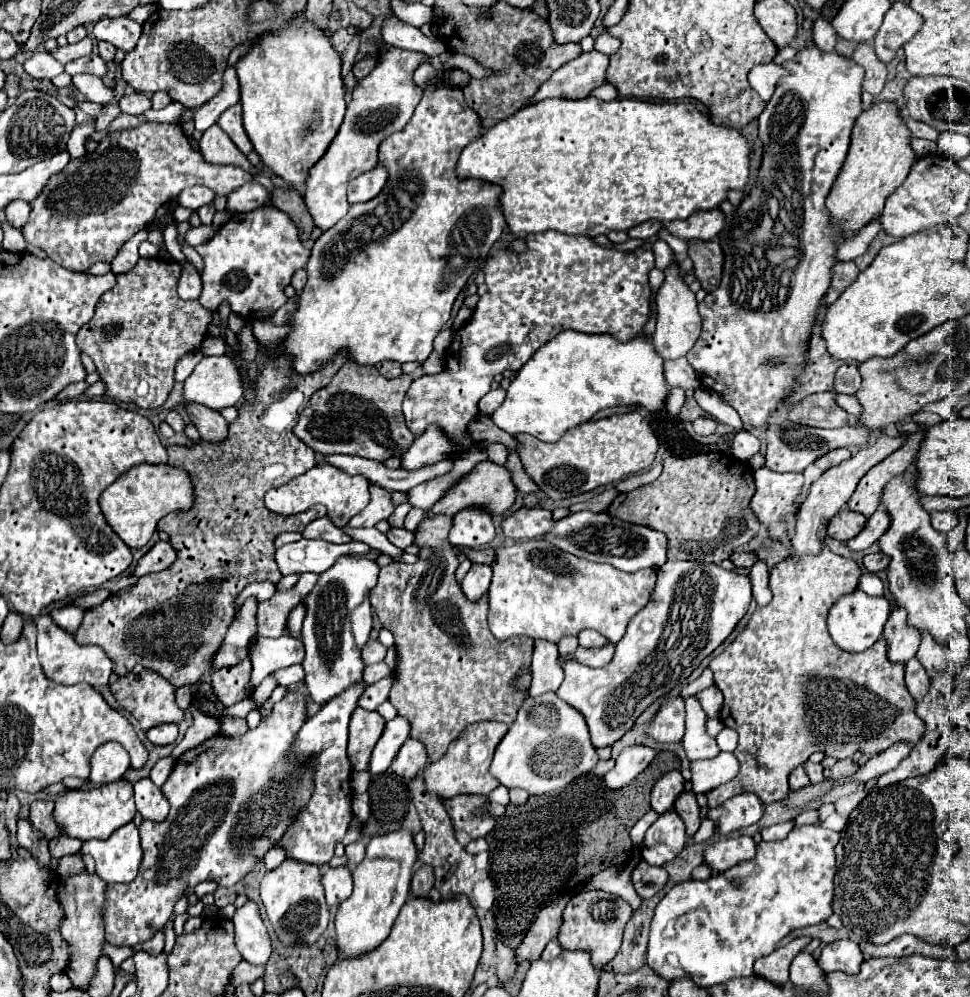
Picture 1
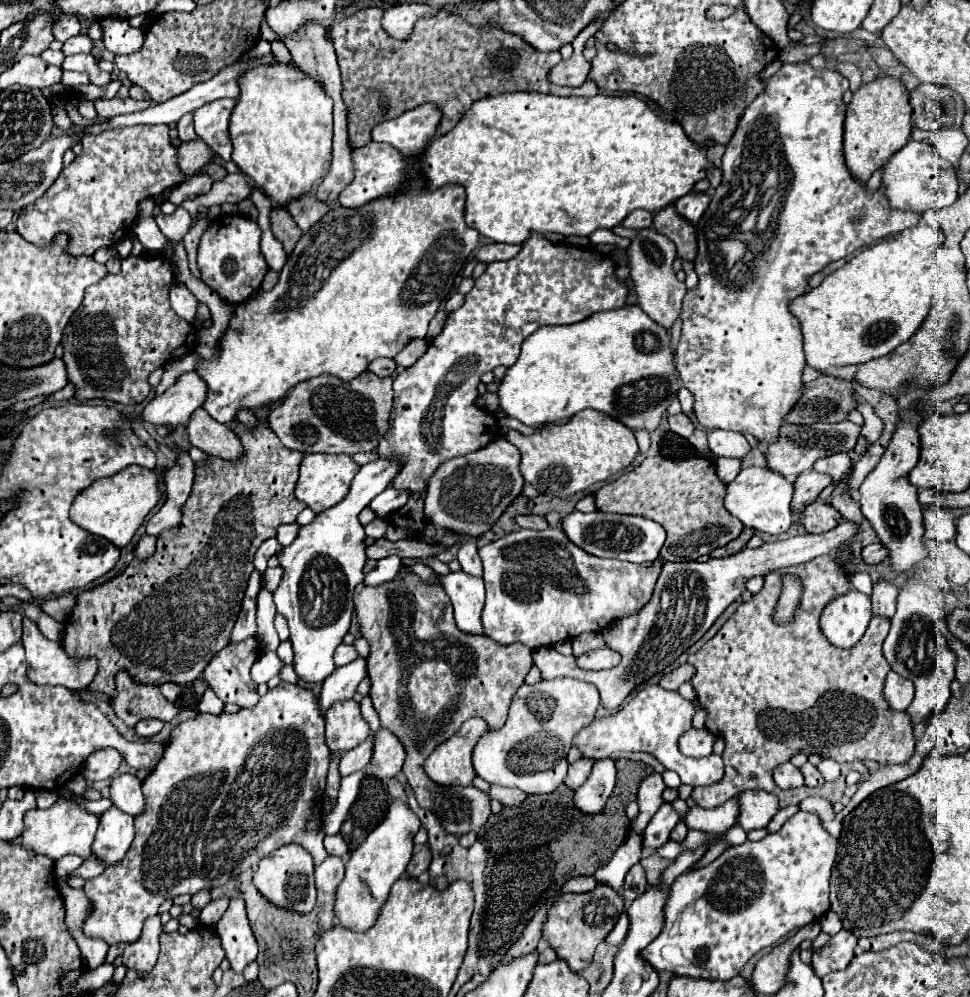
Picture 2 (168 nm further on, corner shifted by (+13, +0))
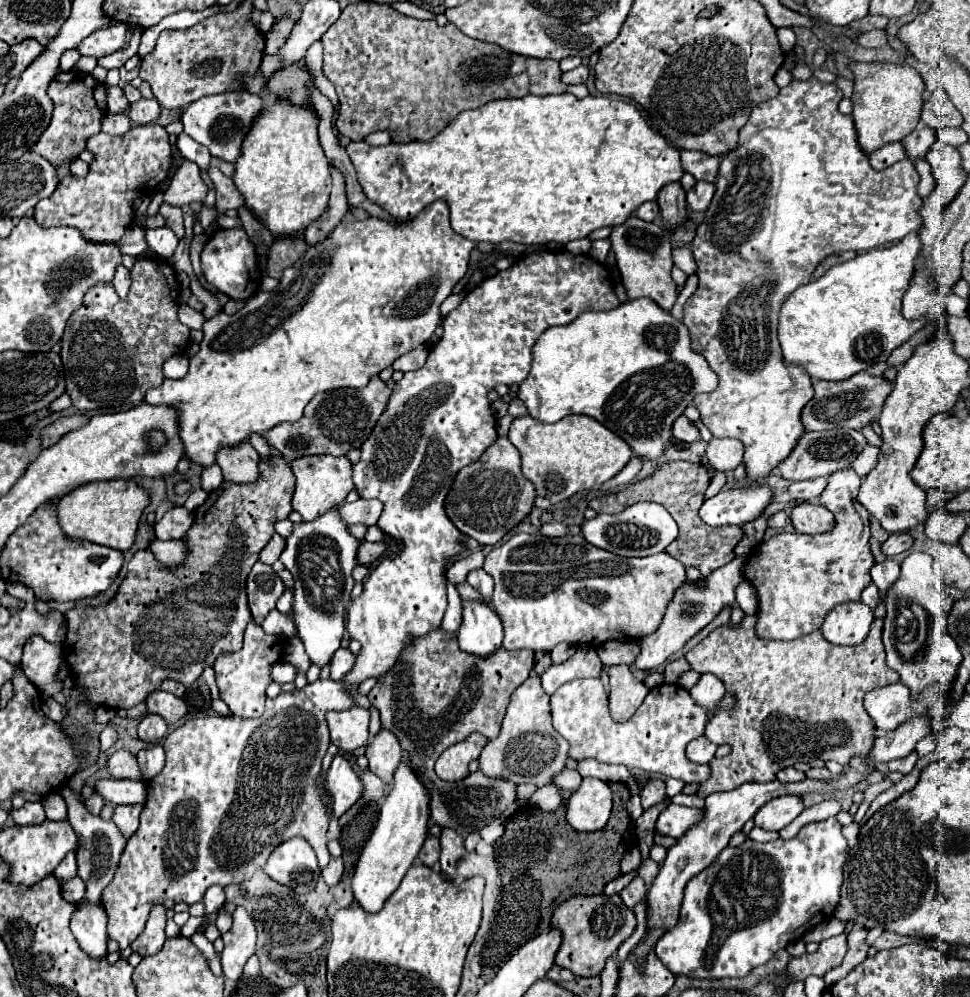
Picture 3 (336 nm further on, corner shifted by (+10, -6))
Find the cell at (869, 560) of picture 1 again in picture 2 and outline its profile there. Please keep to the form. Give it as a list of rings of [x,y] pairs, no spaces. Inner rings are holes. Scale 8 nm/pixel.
[[[876,542],[876,544],[866,546],[866,548],[862,550],[862,556],[864,556],[864,562],[868,562],[868,564],[878,564],[878,562],[882,562],[882,560],[888,556],[888,548],[882,546],[880,542]]]

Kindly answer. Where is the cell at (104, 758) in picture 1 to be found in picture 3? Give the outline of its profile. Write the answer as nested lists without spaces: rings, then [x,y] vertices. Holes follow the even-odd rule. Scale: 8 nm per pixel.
[[[117,750],[107,760],[107,772],[109,772],[111,778],[135,778],[135,780],[141,780],[137,758],[127,750]]]

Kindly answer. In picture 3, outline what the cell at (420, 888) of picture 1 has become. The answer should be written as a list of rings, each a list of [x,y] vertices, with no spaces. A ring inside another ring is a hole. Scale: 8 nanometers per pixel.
[[[429,836],[427,840],[425,840],[425,844],[423,844],[423,848],[421,848],[421,852],[419,852],[419,860],[421,860],[421,864],[425,864],[425,866],[433,866],[435,862],[439,862],[439,840],[435,838],[435,836]]]

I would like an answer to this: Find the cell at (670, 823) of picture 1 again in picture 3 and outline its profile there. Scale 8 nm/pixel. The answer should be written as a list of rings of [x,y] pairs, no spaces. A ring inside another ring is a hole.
[[[669,804],[657,818],[655,832],[661,836],[673,836],[681,838],[683,832],[687,832],[689,826],[697,824],[703,818],[703,810],[697,808],[685,808],[677,804]]]

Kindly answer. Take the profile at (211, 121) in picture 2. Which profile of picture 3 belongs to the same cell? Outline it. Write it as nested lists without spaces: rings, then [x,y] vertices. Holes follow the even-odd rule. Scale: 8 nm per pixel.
[[[223,92],[191,102],[181,114],[181,122],[185,126],[185,134],[189,134],[199,144],[207,146],[211,156],[221,158],[225,162],[235,162],[241,152],[241,142],[261,108],[263,100],[259,96],[253,96],[249,92]]]

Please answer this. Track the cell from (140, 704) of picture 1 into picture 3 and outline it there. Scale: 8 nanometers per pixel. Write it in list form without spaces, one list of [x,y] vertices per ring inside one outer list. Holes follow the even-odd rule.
[[[163,690],[151,692],[151,696],[147,696],[145,704],[147,704],[147,714],[159,714],[167,724],[175,724],[177,720],[181,720],[187,714],[185,702]]]

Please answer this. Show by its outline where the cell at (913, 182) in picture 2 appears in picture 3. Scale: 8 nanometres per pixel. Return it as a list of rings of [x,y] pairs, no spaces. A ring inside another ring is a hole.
[[[919,126],[915,128],[915,132],[911,132],[905,140],[903,140],[903,146],[905,146],[905,154],[907,154],[907,160],[913,160],[913,164],[927,156],[931,144],[935,142],[935,132],[931,128],[925,128],[925,126]]]

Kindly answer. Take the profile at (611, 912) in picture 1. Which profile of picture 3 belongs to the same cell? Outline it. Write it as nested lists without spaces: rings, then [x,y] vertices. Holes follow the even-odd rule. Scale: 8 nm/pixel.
[[[573,896],[569,900],[565,900],[563,904],[559,904],[559,908],[553,912],[551,916],[551,928],[559,928],[559,932],[563,932],[563,944],[559,946],[555,964],[561,968],[571,970],[575,976],[597,976],[601,974],[603,966],[605,966],[605,958],[613,956],[617,952],[617,948],[621,946],[623,940],[627,940],[633,930],[637,926],[635,914],[623,904],[623,900],[619,896]]]

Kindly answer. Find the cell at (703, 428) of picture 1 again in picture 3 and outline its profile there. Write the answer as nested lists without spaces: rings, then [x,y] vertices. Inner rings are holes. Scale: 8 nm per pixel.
[[[679,416],[673,424],[673,436],[681,442],[695,442],[699,440],[699,430],[695,428],[695,424],[691,420],[687,420],[685,416]]]

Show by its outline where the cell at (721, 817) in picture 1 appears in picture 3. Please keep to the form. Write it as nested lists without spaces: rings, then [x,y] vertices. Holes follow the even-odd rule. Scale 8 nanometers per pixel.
[[[777,796],[775,800],[769,800],[767,804],[763,804],[763,808],[759,808],[753,820],[755,820],[755,826],[763,830],[779,832],[783,826],[795,820],[803,808],[805,806],[799,796]]]

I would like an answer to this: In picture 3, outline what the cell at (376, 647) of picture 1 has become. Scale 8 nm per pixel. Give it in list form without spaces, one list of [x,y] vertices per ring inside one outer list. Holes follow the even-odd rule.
[[[339,648],[331,658],[331,680],[341,680],[355,664],[355,654],[349,648]]]

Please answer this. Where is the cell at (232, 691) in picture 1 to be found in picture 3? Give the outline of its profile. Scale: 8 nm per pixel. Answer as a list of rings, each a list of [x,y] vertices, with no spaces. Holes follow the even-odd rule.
[[[249,622],[243,638],[243,648],[237,654],[225,654],[219,656],[215,662],[215,676],[217,676],[217,686],[221,700],[229,706],[231,714],[235,716],[245,716],[245,718],[257,718],[265,710],[265,688],[271,682],[269,670],[271,664],[275,664],[281,658],[285,638],[279,636],[269,636],[263,632],[261,626]]]

